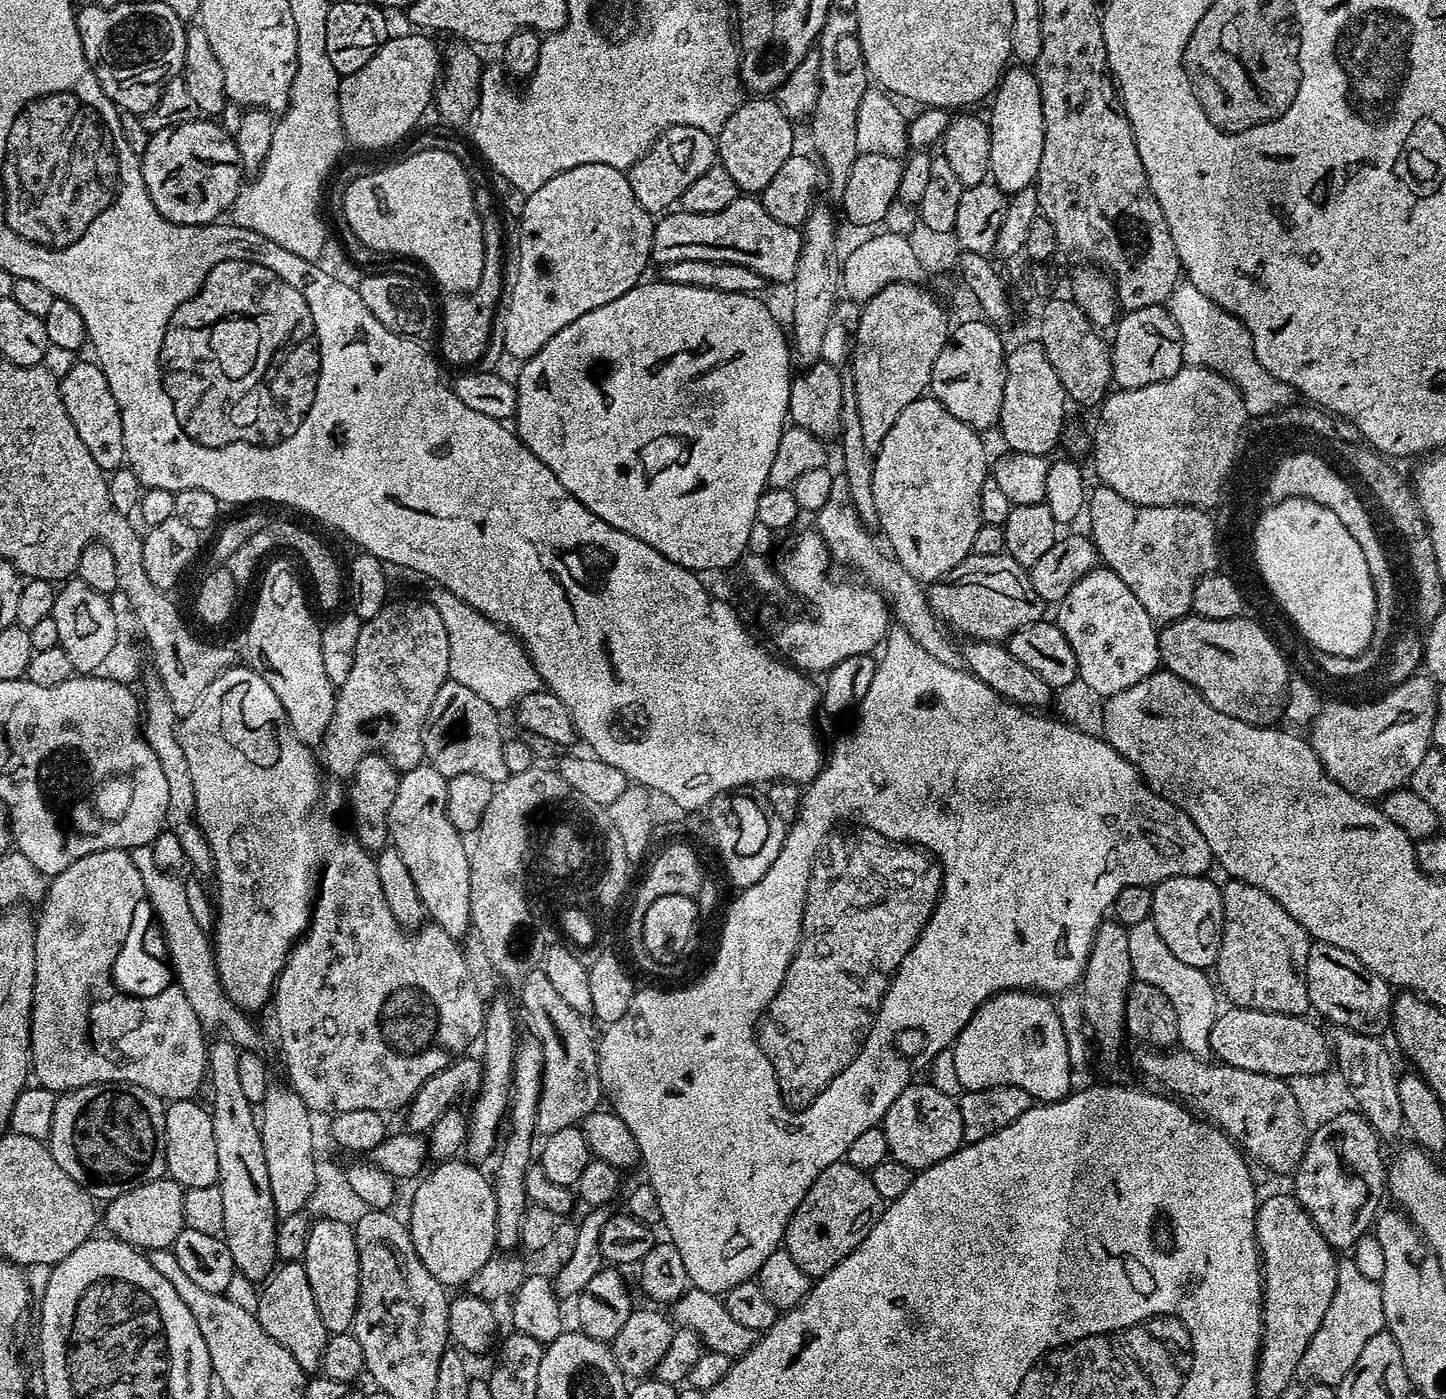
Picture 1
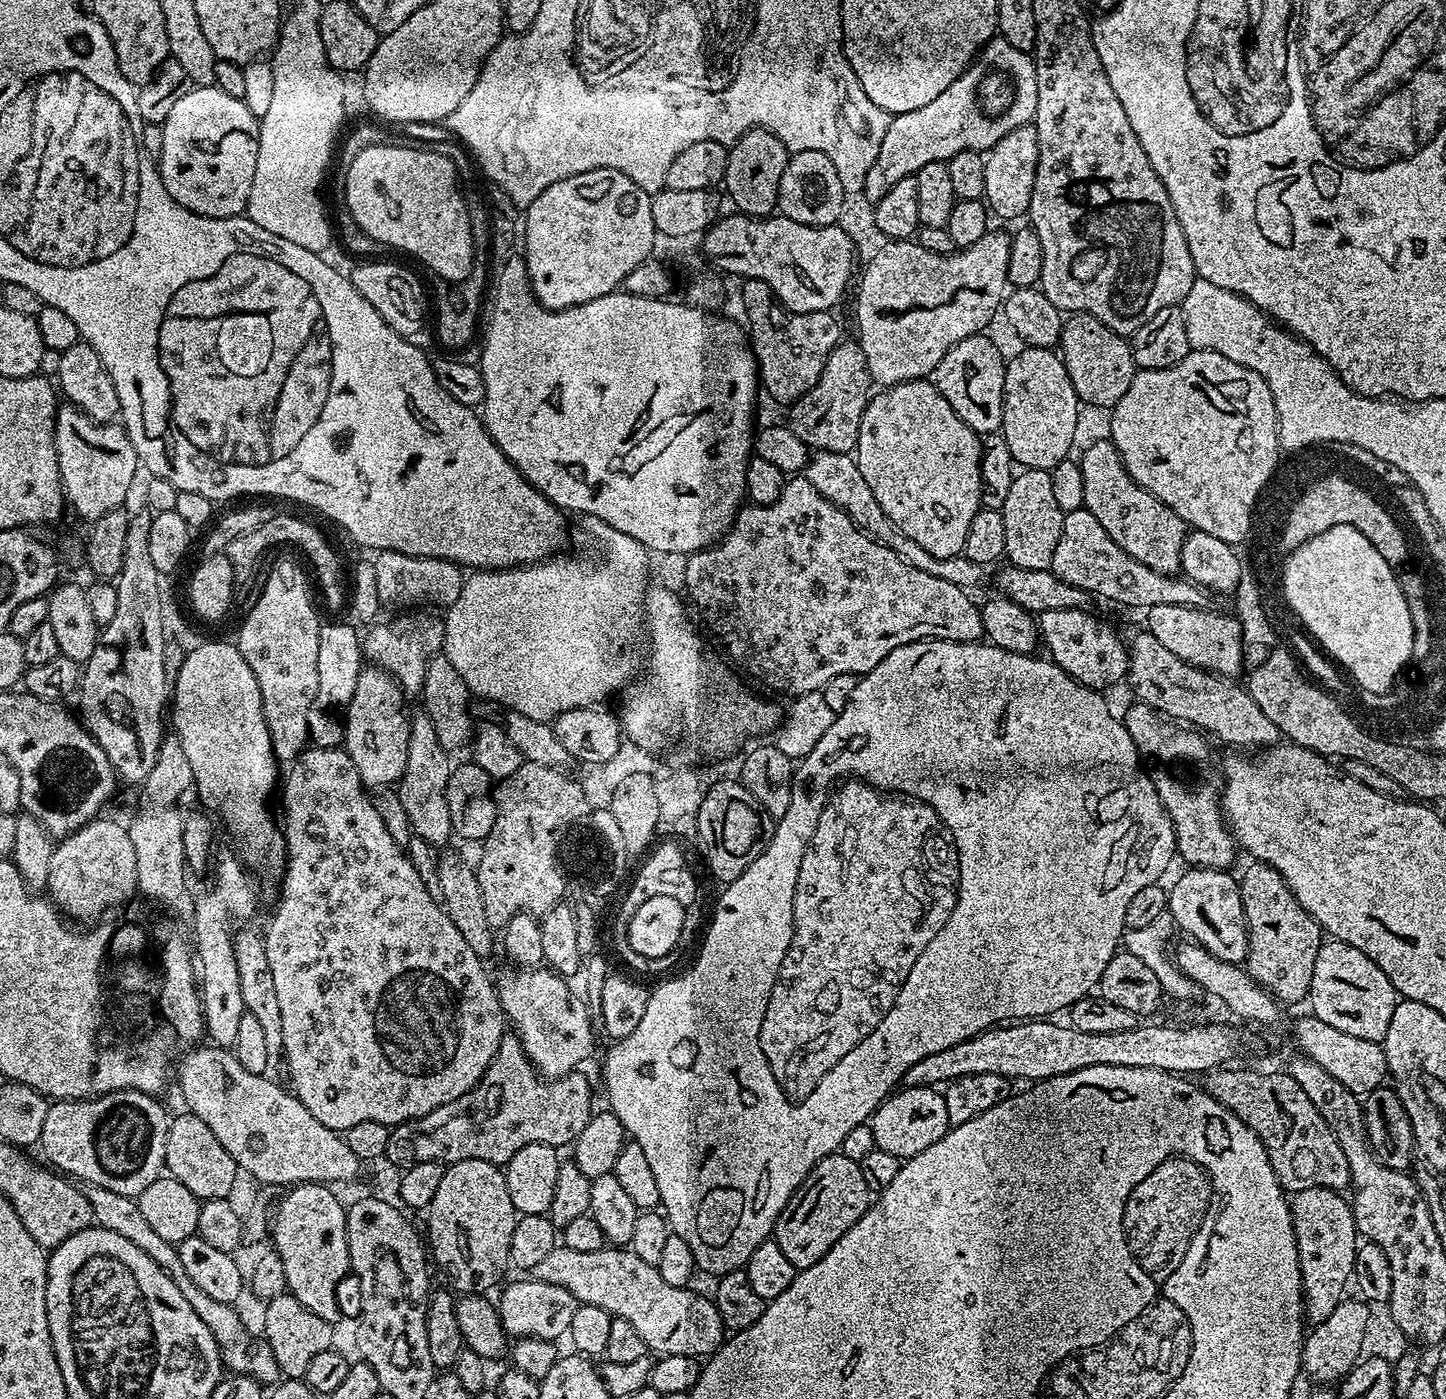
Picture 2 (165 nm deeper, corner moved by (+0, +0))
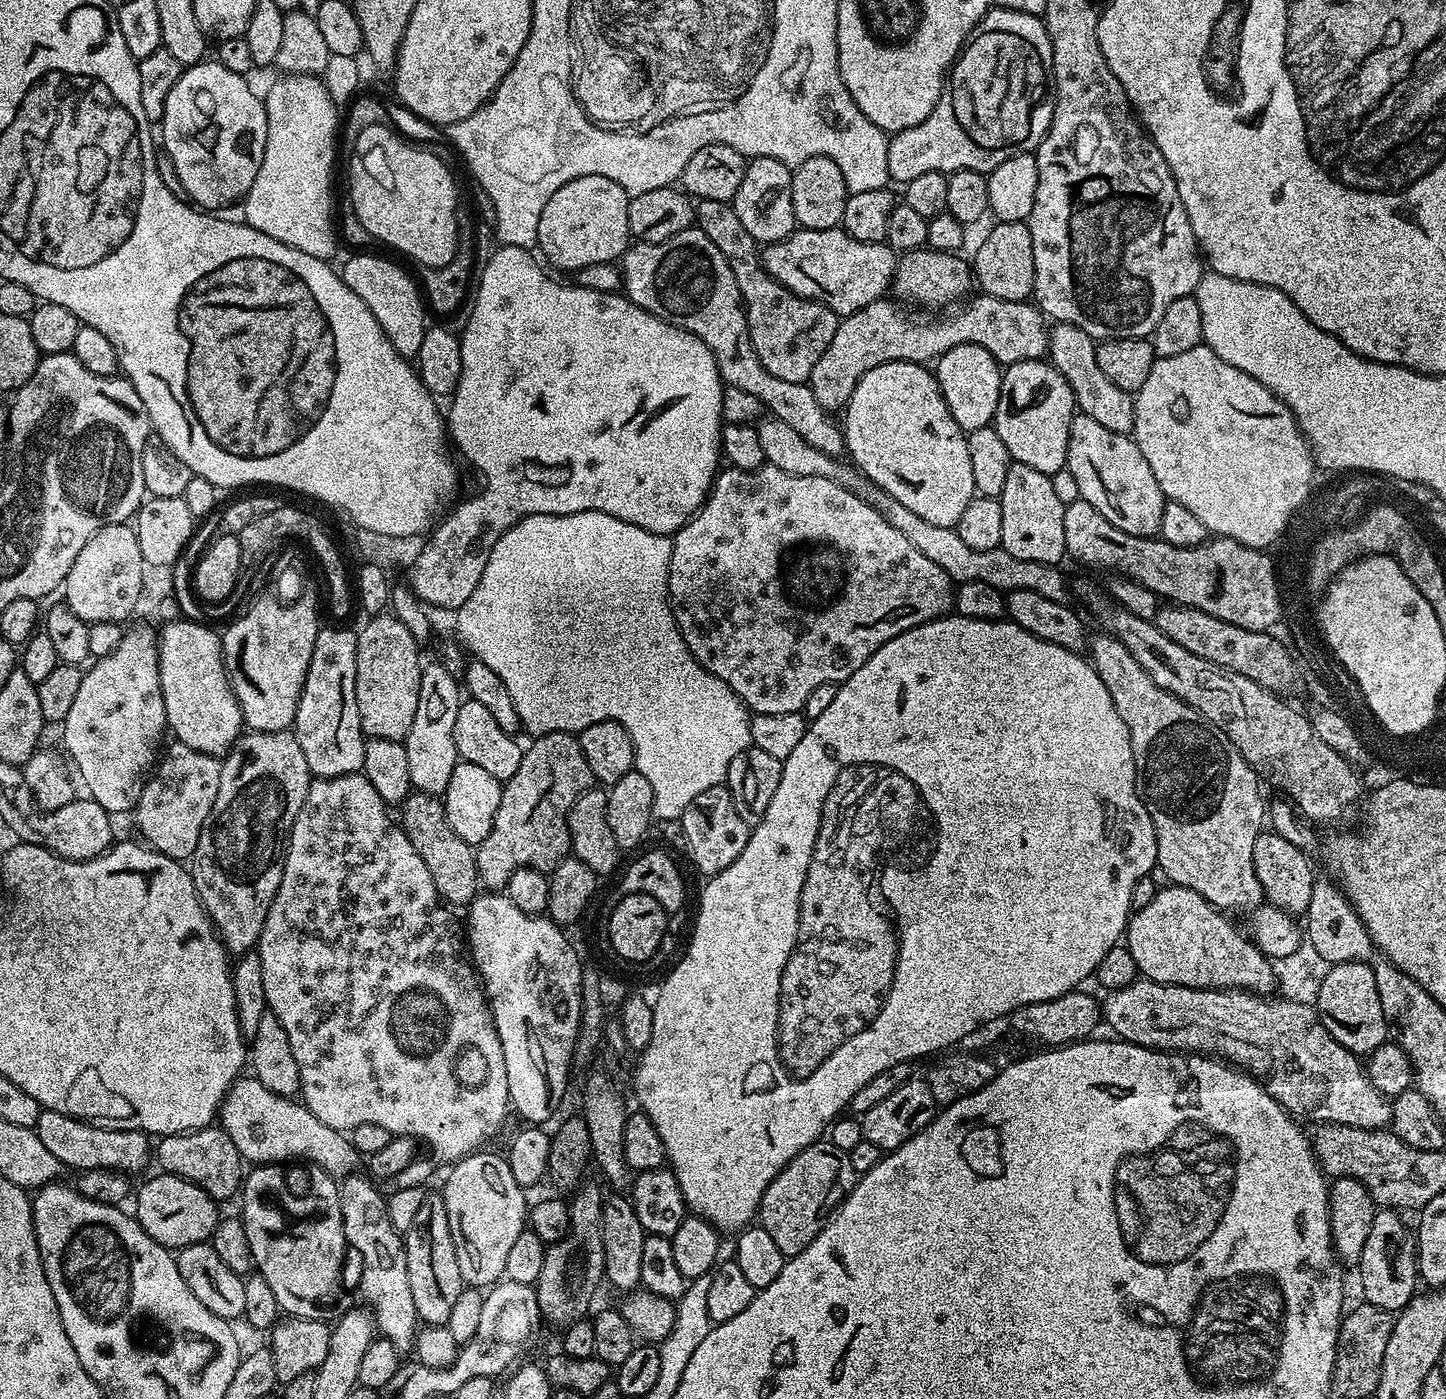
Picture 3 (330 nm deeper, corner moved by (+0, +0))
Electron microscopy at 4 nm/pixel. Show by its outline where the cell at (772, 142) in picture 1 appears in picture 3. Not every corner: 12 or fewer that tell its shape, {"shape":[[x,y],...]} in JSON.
{"shape":[[745,163],[730,203],[757,245],[797,231],[789,165]]}

